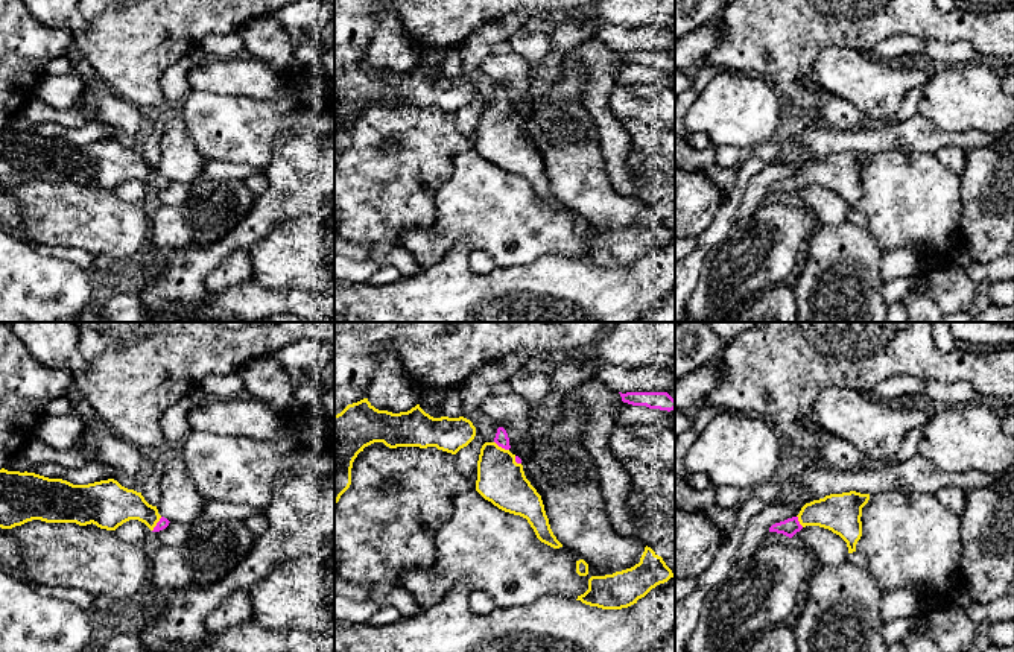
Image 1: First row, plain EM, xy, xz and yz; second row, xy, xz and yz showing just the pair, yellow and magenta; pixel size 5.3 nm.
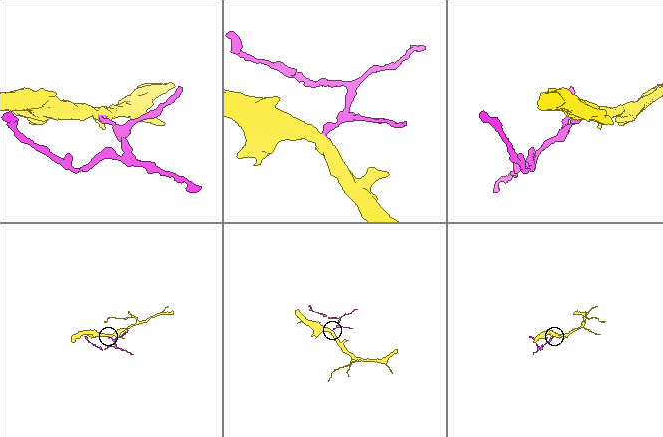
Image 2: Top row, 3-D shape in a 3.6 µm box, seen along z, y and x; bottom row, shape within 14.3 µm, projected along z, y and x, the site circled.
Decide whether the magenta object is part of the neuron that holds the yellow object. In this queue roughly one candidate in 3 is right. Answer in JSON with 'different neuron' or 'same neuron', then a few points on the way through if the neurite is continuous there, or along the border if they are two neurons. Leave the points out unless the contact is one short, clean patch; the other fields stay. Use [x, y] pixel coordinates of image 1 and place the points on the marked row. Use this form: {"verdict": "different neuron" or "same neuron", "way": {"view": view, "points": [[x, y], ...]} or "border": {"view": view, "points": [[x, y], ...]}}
{"verdict": "same neuron", "way": {"view": "xz", "points": [[500, 481], [500, 447], [502, 439]]}}

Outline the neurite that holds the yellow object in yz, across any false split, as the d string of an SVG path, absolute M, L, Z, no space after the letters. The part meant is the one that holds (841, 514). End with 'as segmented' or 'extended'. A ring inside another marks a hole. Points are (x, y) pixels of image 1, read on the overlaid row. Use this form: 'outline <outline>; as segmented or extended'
outline M856 491L830 494L806 503L797 517L772 524L769 532L792 538L806 526L819 526L839 535L847 543L848 553L853 553L862 536L860 517L868 500L870 494Z; extended

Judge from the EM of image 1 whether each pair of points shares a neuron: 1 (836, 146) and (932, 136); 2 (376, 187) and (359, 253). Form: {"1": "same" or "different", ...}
{"1": "same", "2": "different"}

